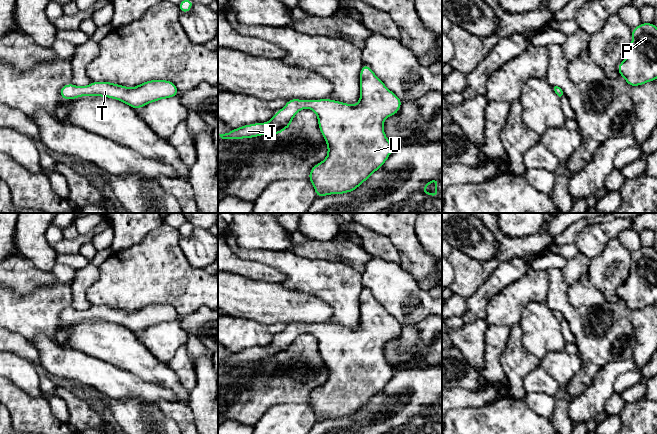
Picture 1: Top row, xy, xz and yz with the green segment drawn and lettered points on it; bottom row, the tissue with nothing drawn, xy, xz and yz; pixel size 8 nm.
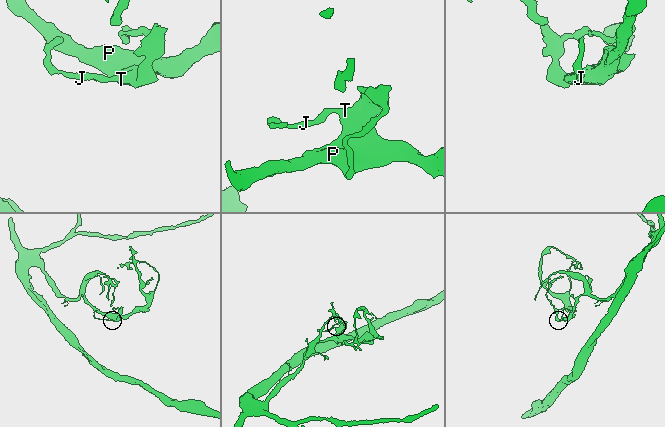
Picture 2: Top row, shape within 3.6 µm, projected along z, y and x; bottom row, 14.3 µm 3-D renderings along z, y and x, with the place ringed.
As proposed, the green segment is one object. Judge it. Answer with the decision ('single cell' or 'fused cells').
single cell

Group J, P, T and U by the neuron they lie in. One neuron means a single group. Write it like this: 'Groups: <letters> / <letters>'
Groups: J P T U

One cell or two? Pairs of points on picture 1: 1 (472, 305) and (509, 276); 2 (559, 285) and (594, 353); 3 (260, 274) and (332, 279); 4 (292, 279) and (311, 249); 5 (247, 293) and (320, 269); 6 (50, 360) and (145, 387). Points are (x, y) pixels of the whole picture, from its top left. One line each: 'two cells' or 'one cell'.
1: one cell
2: one cell
3: two cells
4: two cells
5: two cells
6: one cell

